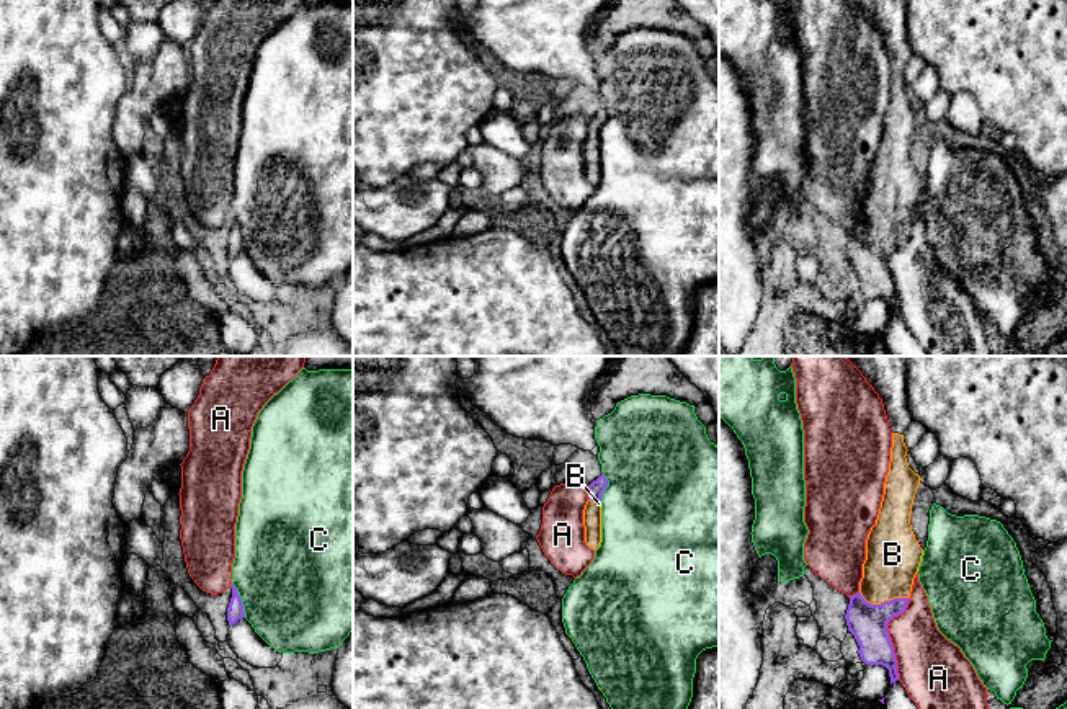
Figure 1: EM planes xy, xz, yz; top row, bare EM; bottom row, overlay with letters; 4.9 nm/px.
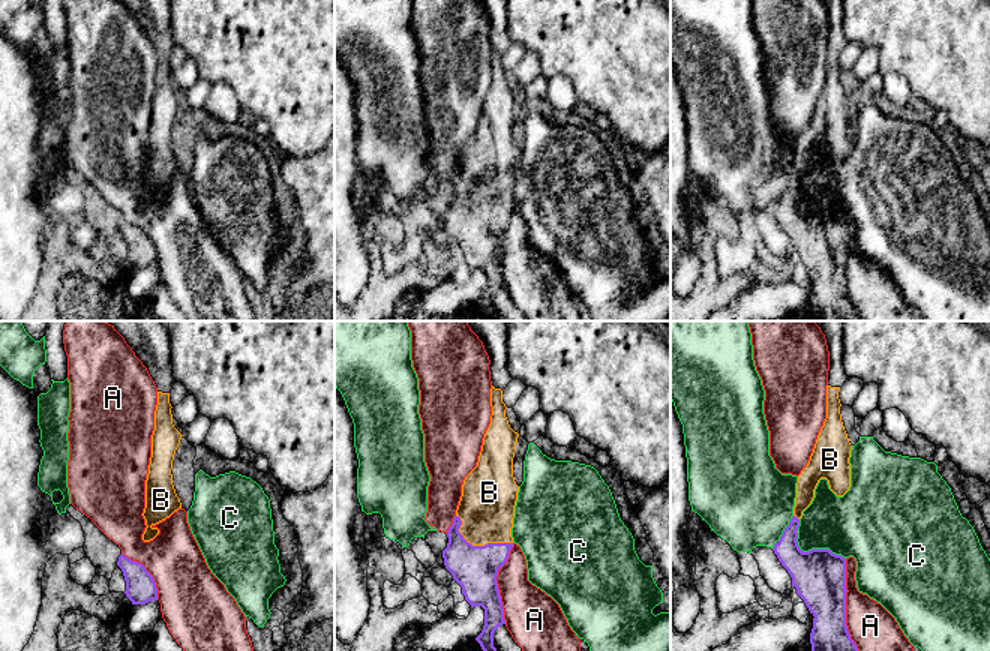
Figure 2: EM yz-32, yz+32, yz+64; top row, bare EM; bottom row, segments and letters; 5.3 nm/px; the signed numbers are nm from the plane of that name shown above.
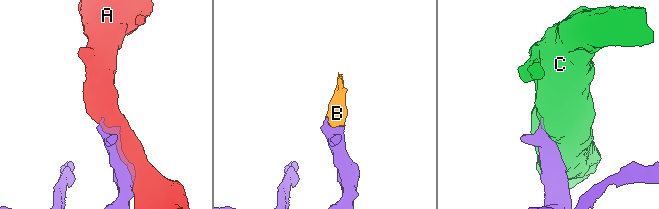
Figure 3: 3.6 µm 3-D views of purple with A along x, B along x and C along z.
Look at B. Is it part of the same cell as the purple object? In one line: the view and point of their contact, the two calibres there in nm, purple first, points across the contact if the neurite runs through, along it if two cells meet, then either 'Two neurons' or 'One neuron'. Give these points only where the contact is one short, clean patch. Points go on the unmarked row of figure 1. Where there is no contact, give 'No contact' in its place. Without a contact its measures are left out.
Touches purple at yz (883, 237). Thickness 190 nm (purple) against 280 nm. Path across: yz (868, 257), (868, 252), (883, 237), (892, 188). One neuron

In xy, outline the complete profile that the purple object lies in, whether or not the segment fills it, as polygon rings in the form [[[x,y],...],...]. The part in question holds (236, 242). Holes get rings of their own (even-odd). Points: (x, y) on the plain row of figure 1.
[[[230,216],[230,222],[232,222],[232,232],[230,232],[230,237],[229,237],[229,242],[227,242],[229,260],[232,260],[239,253],[245,252],[242,234],[239,230],[237,222],[232,219],[232,216]]]

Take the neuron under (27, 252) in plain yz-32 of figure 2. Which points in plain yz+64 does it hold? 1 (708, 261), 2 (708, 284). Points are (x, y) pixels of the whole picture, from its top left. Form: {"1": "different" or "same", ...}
{"1": "different", "2": "different"}

